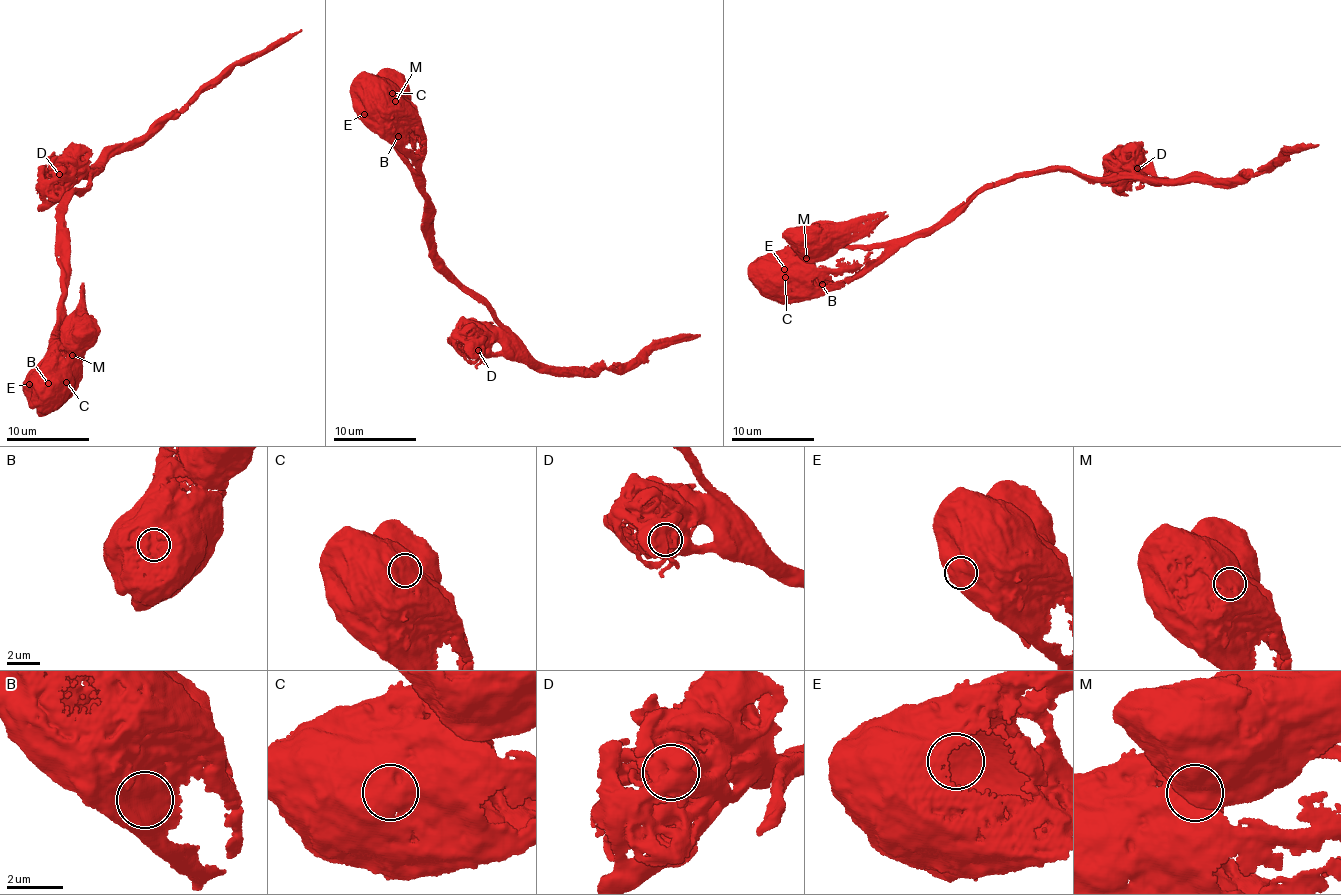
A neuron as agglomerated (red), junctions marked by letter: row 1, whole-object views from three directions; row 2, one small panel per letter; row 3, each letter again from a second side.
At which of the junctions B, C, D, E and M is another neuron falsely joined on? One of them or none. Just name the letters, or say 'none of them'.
M

